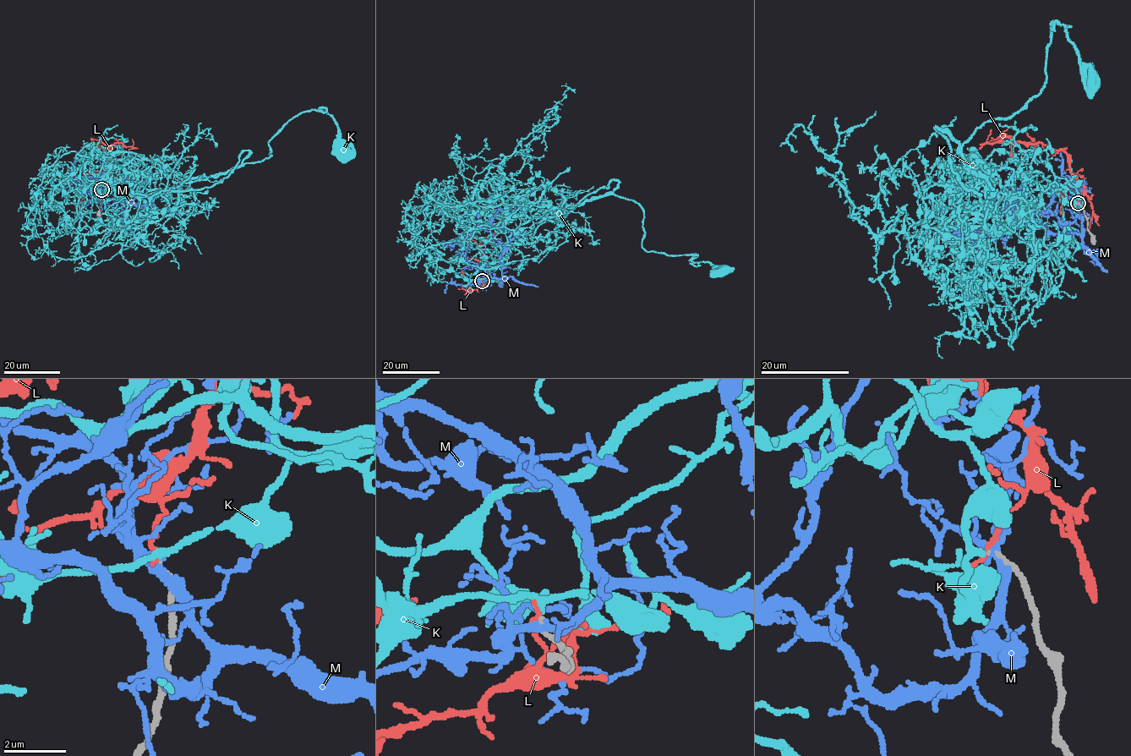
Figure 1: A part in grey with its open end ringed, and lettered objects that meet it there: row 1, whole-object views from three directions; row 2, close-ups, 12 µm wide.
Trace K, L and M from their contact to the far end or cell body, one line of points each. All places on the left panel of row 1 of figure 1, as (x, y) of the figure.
K: (101, 189), (111, 172), (209, 177), (262, 161), (291, 118), (320, 108), (345, 151)
L: (101, 189), (112, 156), (109, 145), (120, 142), (134, 148), (128, 150)
M: (101, 190), (119, 202), (118, 211), (124, 199), (120, 197), (112, 206), (121, 201), (138, 206), (155, 204)

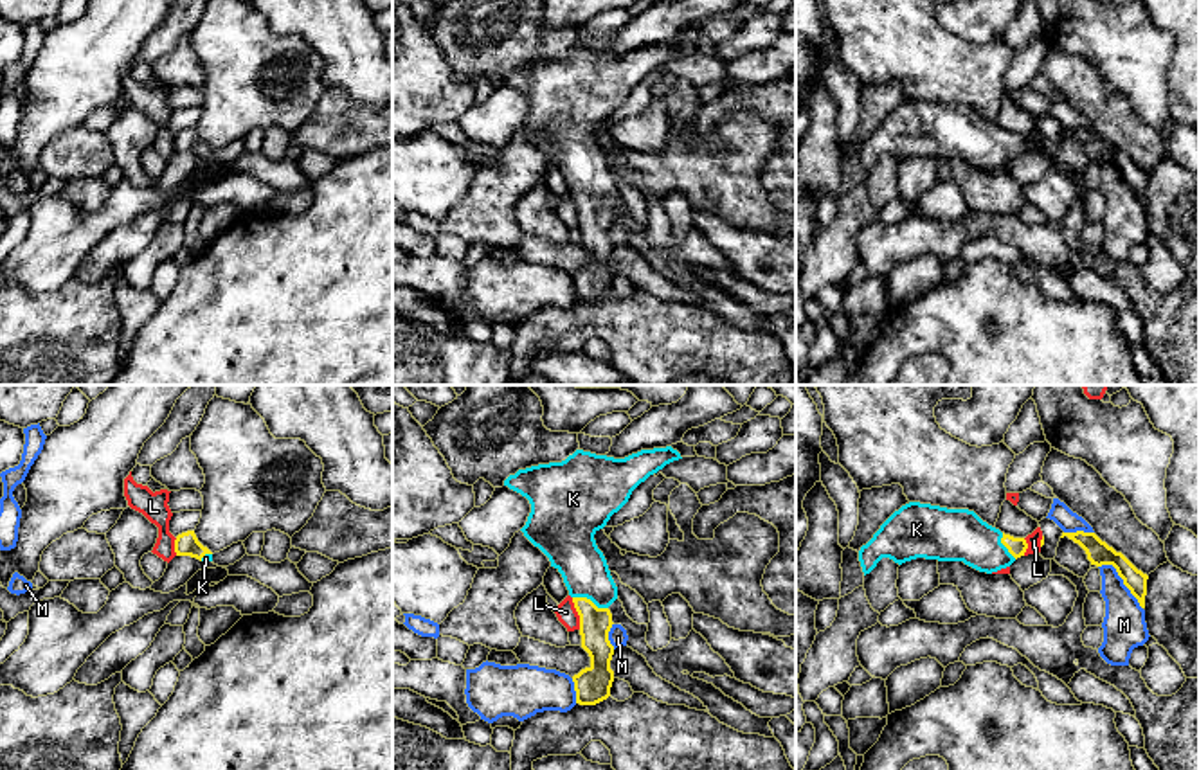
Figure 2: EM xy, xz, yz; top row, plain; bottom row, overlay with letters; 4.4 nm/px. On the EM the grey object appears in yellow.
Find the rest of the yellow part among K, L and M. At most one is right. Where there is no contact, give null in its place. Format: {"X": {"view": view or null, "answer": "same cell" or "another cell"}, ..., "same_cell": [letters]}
{"K": {"view": "xz", "answer": "same cell"}, "L": {"view": "xz", "answer": "another cell"}, "M": {"view": "yz", "answer": "another cell"}, "same_cell": ["K"]}

